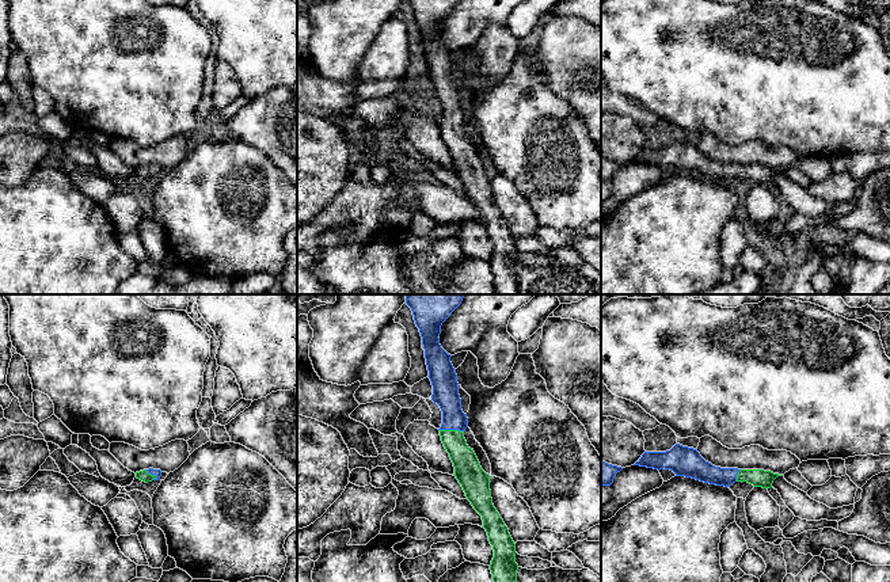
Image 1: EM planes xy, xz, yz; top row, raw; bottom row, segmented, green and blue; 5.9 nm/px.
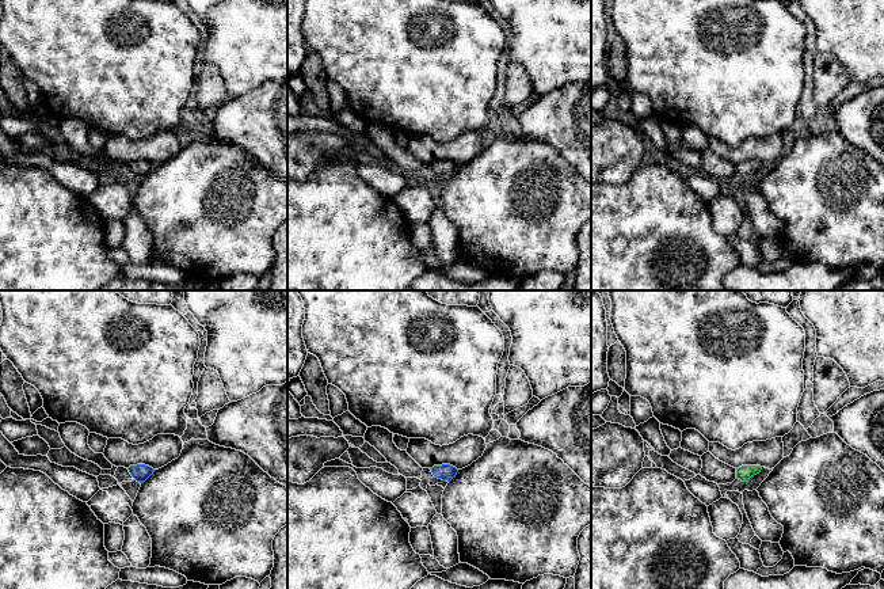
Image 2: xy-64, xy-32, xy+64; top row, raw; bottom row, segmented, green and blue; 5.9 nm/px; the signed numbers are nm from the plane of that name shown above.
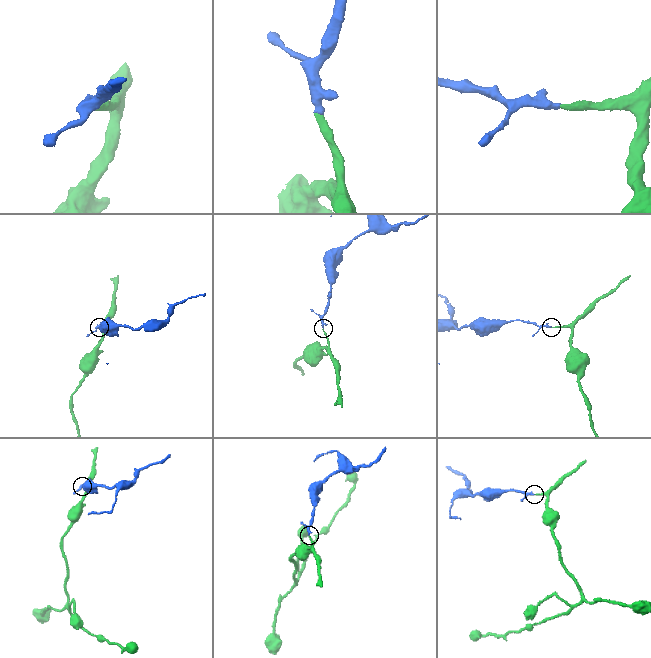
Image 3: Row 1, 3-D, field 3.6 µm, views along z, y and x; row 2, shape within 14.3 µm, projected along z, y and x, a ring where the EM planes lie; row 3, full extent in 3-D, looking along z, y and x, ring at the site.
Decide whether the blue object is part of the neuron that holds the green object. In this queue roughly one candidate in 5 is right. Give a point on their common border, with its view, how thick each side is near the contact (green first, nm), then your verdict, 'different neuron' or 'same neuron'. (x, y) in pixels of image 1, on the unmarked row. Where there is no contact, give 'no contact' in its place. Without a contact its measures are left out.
xz (452, 126) | 160/160 nm | same neuron

